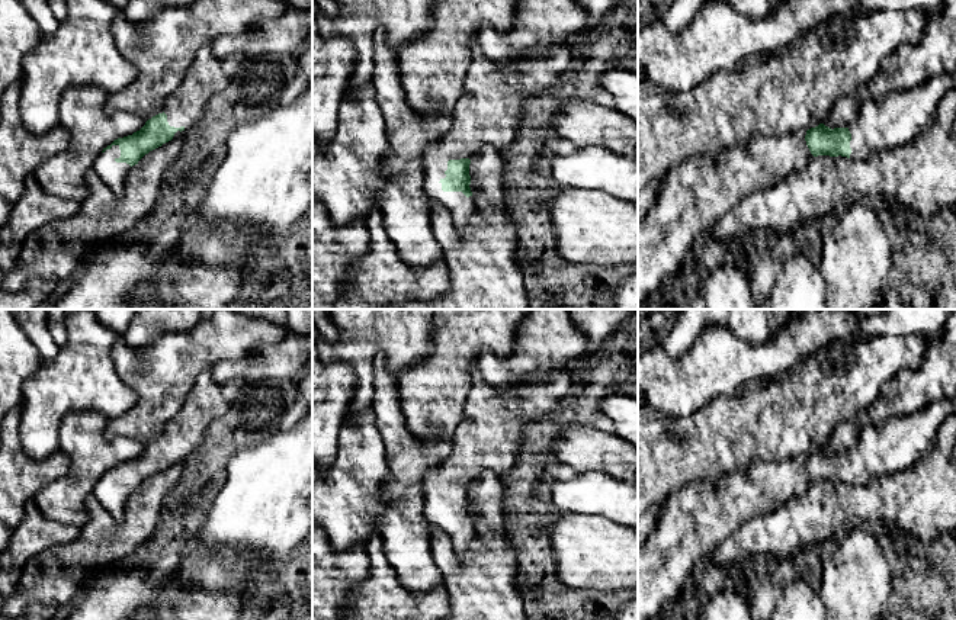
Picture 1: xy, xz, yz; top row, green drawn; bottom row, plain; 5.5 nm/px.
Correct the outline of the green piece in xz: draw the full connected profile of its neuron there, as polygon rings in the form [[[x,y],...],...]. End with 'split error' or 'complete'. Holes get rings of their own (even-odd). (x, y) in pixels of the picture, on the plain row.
[[[472,366],[472,388],[463,418],[450,443],[450,454],[423,475],[423,513],[443,530],[455,553],[463,556],[475,539],[471,517],[471,482],[482,472],[504,476],[524,460],[523,430],[527,424],[558,408],[571,393],[567,370],[535,372],[509,391],[494,391]]]; split error

